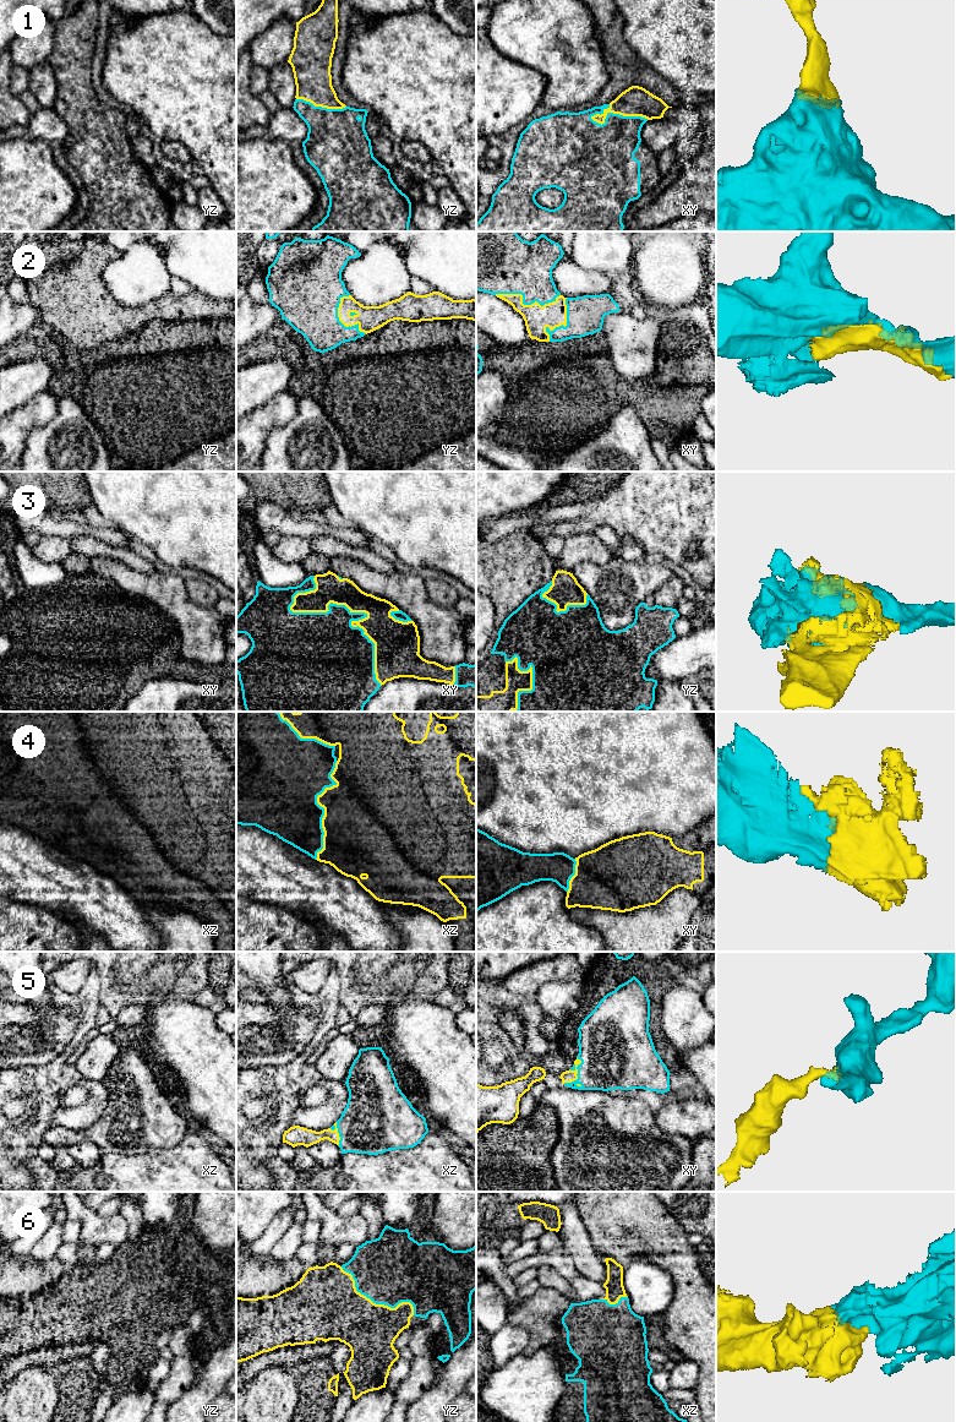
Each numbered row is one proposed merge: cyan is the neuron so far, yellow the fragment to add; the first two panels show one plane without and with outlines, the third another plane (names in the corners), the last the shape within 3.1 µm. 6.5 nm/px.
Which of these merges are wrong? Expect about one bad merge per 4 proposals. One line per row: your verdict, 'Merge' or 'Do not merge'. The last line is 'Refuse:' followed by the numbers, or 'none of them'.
1: Merge
2: Merge
3: Merge
4: Merge
5: Merge
6: Merge
Refuse: none of them

